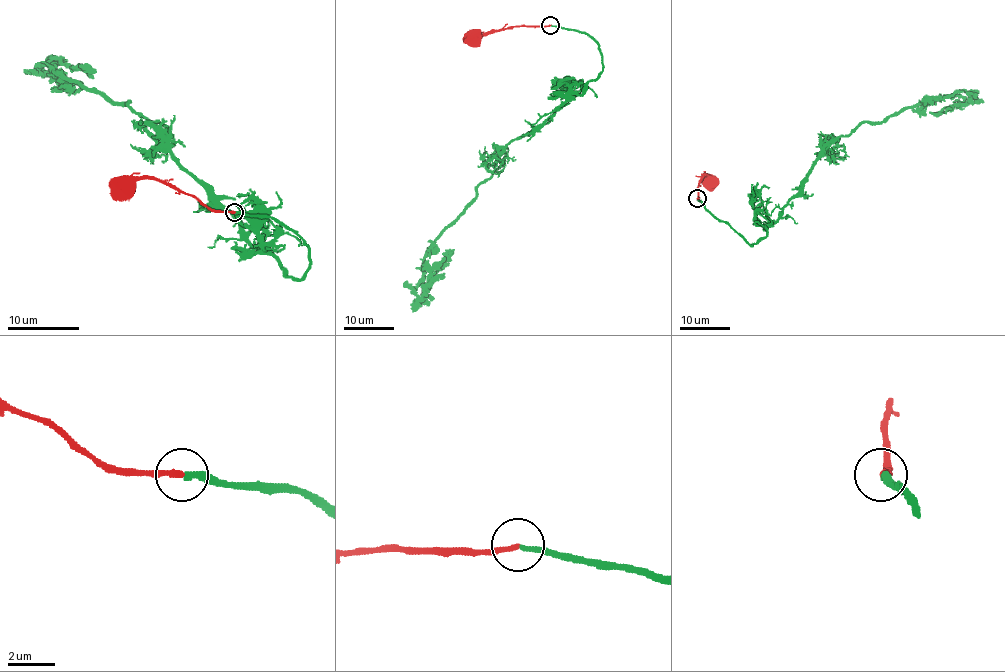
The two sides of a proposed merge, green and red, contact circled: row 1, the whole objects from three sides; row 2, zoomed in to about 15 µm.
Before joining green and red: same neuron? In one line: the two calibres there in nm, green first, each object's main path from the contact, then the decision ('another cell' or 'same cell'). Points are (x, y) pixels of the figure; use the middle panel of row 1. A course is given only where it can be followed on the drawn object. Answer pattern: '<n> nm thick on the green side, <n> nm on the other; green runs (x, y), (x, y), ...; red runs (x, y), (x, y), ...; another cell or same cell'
240 nm thick on the green side, 240 nm on the other; green runs (550, 24), (587, 33), (602, 72), (512, 141), (507, 159), (424, 258), (422, 296), (444, 257); red runs (550, 24), (510, 26), (469, 36), (463, 42); another cell

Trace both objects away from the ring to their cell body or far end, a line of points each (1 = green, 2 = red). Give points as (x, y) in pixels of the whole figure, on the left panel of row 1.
1: (235, 212), (287, 225), (308, 270), (289, 277), (258, 250), (159, 123), (66, 81), (52, 58), (82, 87)
2: (235, 212), (210, 211), (195, 198), (152, 178), (131, 178), (109, 193)

